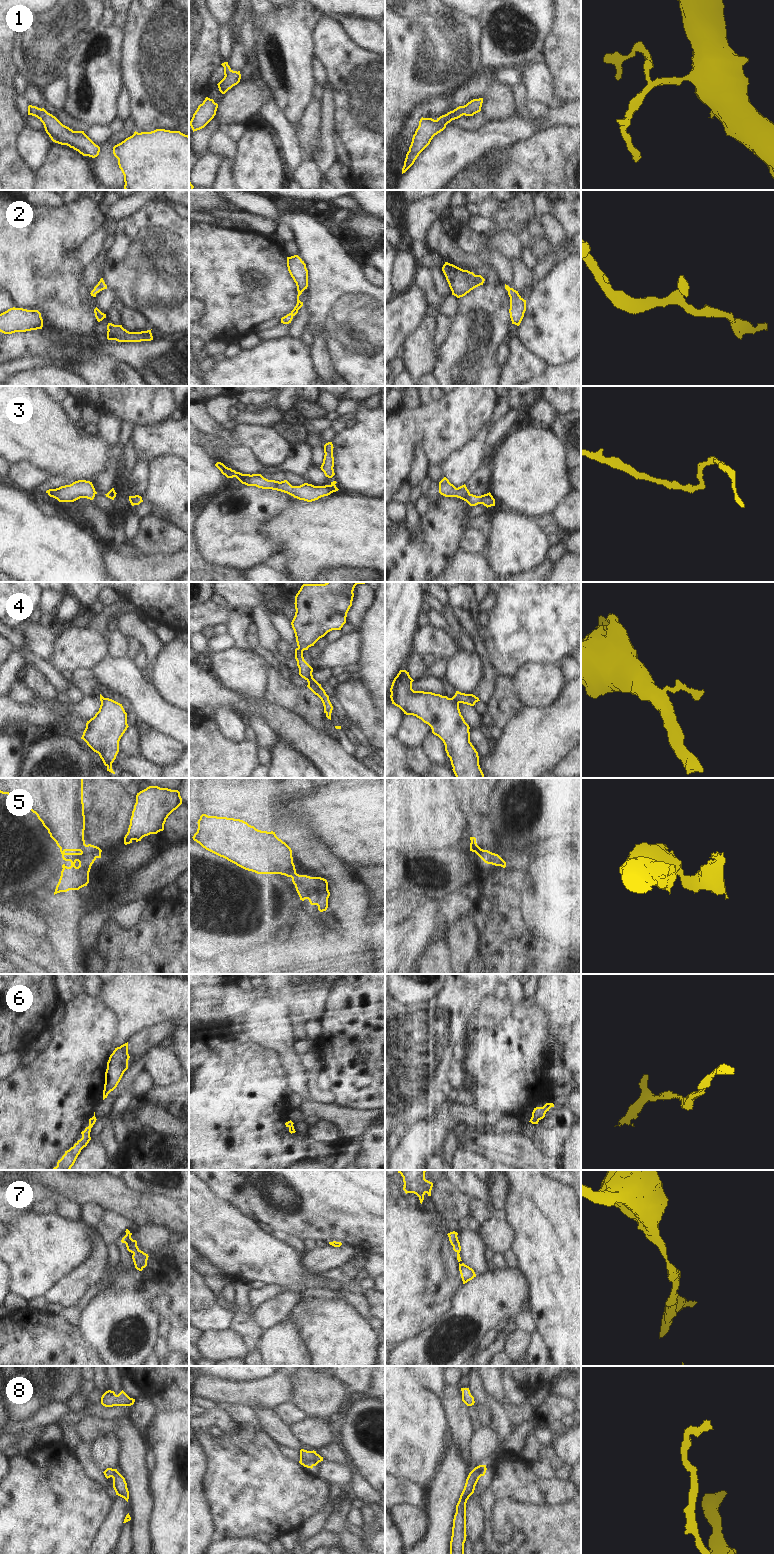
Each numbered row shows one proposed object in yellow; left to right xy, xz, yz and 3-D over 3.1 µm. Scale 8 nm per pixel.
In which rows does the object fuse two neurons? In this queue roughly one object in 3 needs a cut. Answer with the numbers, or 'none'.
4, 5

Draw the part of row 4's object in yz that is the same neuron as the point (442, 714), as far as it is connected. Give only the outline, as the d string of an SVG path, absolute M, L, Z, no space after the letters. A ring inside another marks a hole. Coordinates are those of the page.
M399 671L390 688L392 704L431 727L432 733L445 745L456 778L485 778L478 752L470 742L470 727L461 715L459 704L447 696L414 691L413 681L409 672Z

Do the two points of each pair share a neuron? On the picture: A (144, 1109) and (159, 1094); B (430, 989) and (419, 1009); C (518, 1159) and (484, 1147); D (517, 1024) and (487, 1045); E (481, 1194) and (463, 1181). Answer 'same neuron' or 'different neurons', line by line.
A: different neurons
B: different neurons
C: same neuron
D: same neuron
E: same neuron

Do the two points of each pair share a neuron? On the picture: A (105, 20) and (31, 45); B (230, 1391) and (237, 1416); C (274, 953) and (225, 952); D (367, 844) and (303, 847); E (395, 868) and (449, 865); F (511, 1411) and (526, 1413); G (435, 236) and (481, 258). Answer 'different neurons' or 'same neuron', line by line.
A: different neurons
B: different neurons
C: different neurons
D: different neurons
E: same neuron
F: same neuron
G: same neuron

